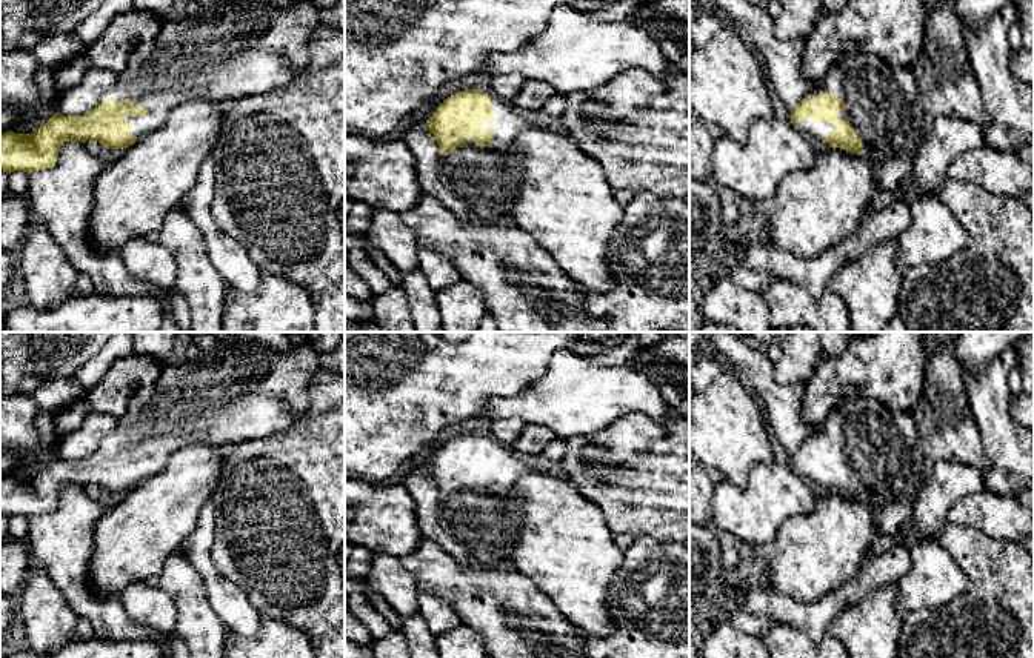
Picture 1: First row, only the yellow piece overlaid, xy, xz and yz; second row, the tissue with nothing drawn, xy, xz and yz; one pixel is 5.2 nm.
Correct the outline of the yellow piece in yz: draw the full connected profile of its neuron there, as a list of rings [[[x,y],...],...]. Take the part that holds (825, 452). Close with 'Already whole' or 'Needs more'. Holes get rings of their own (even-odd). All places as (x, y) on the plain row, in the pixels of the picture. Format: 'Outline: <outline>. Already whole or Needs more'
Outline: [[[851,389],[842,404],[823,421],[817,435],[808,438],[792,455],[791,467],[829,492],[874,504],[891,503],[914,490],[914,461],[919,454],[919,412],[889,410],[877,400],[860,397]]]. Needs more

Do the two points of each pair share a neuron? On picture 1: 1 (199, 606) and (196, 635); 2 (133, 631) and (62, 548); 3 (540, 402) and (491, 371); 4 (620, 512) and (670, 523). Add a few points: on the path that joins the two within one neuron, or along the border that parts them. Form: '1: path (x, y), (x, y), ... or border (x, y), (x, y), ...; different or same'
1: path (196, 614), (196, 628); same
2: path (108, 618), (74, 586), (70, 572); same
3: border (548, 366), (520, 391), (494, 395), (488, 403); different
4: path (633, 512), (657, 512); same

